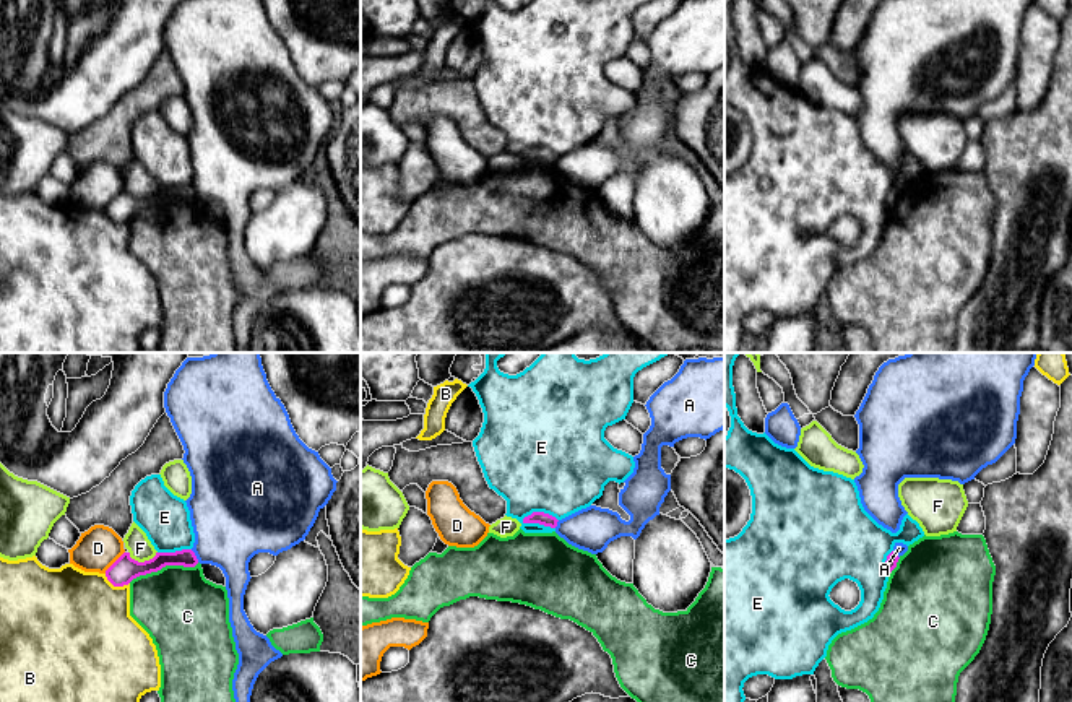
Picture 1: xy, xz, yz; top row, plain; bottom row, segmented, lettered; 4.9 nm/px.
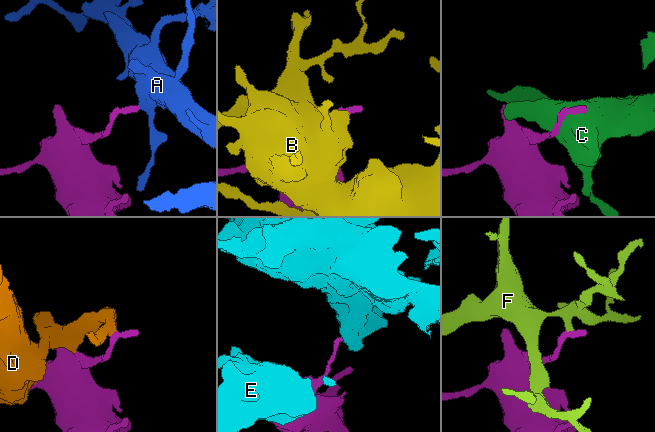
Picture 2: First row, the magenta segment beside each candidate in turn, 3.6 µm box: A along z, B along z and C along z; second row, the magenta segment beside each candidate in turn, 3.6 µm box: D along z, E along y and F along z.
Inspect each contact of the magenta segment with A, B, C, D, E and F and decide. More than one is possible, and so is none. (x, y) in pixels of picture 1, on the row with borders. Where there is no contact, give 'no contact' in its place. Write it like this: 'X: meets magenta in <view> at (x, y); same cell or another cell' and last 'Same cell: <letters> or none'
A: meets magenta in xy at (195, 556); another cell
B: meets magenta in xy at (116, 585); another cell
C: meets magenta in xy at (163, 566); another cell
D: meets magenta in xy at (114, 563); another cell
E: meets magenta in xz at (540, 512); another cell
F: meets magenta in xy at (145, 561); another cell
Same cell: none

